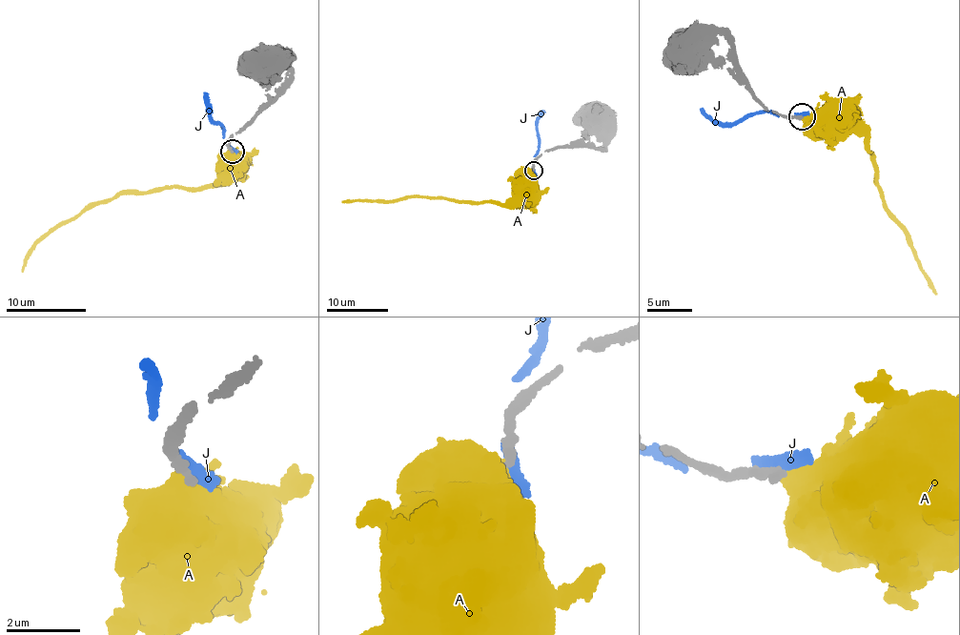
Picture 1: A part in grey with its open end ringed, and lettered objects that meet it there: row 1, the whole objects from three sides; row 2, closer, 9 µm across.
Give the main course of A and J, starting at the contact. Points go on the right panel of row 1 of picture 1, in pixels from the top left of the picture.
A: (802, 117), (832, 110), (835, 115), (831, 119)
J: (800, 115), (766, 112), (719, 124), (701, 109)

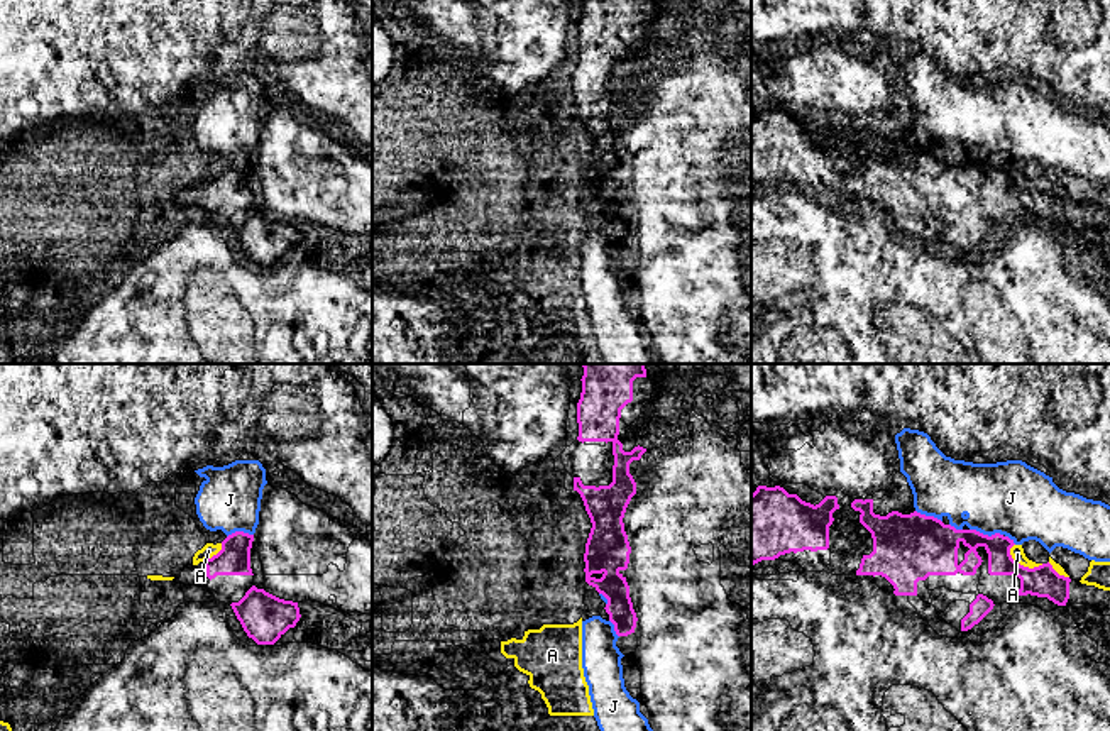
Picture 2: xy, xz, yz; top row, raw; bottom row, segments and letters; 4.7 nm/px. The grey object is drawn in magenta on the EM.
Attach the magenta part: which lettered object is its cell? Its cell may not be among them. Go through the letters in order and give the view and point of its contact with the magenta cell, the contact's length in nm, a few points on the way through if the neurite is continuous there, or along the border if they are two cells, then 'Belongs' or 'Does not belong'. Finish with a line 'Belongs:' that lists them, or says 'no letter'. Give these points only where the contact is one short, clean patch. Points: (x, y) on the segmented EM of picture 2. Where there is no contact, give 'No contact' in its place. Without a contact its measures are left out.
A: Touches magenta at yz (1022, 566). Shared border 180 nm. Boundary: yz (1009, 549), (1009, 554), (1024, 566), (1038, 567), (1043, 564). Does not belong
J: Touches magenta at yz (987, 535). Shared border 160 nm. Boundary: yz (970, 528), (980, 533), (1002, 535). Does not belong
Belongs: no letter

